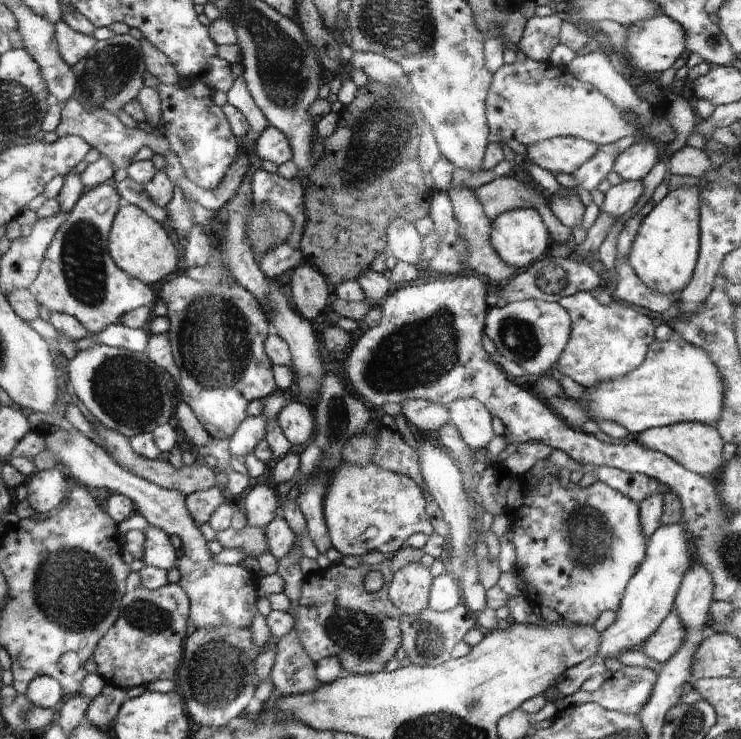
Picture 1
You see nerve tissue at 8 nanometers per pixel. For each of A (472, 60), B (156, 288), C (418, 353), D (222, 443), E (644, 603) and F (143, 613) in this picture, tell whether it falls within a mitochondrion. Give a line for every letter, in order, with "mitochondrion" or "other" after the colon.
A: other
B: other
C: mitochondrion
D: other
E: other
F: mitochondrion

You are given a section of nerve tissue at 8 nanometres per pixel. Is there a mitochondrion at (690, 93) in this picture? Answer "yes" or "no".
no

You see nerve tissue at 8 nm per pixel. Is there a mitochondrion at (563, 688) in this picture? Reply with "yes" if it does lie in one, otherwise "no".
no

